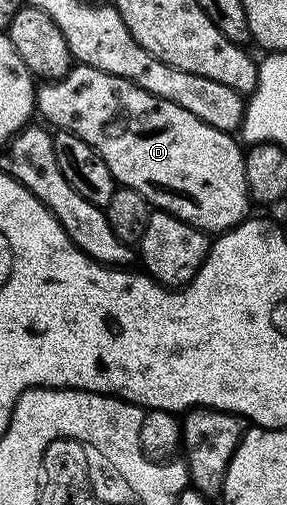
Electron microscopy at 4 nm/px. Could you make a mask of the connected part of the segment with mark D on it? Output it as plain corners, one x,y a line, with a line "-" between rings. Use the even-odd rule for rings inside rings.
74,65
71,66
70,71
62,79
51,79
43,82
37,88
36,111
39,116
42,114
47,119
47,121
45,120
47,124
55,123
53,125
55,128
71,131
76,137
88,141
88,145
92,145
96,149
96,153
100,153
100,157
104,157
104,165
108,165
108,169
112,169
115,184
136,189
136,193
140,193
140,197
144,197
150,203
151,208
167,211
168,214
175,215
176,218
183,219
185,223
191,223
198,230
207,233
231,231
235,225
245,221
251,214
252,200
248,189
248,181
244,177
246,156
243,144
231,132
216,129
204,121
200,121
200,117
192,117
192,113
188,113
188,109
180,109
180,105
172,105
172,101
164,101
160,97
156,97
152,93
140,89
134,83
129,83
128,80
116,77
112,73
104,73
95,67

